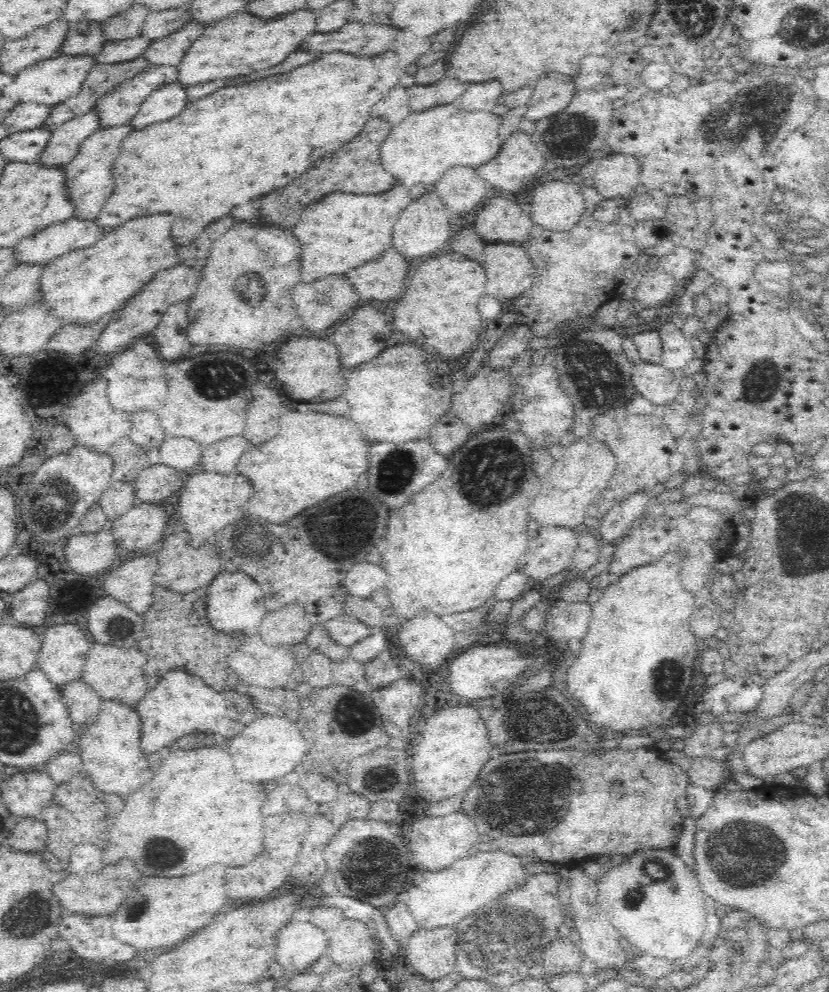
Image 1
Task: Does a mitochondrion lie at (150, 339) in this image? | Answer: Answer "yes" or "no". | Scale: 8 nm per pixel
no

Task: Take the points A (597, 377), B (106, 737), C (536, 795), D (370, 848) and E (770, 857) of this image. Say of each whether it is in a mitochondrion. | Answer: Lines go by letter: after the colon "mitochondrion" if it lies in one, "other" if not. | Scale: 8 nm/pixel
A: mitochondrion
B: other
C: mitochondrion
D: mitochondrion
E: mitochondrion

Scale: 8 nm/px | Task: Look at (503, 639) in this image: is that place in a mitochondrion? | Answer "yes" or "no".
no

